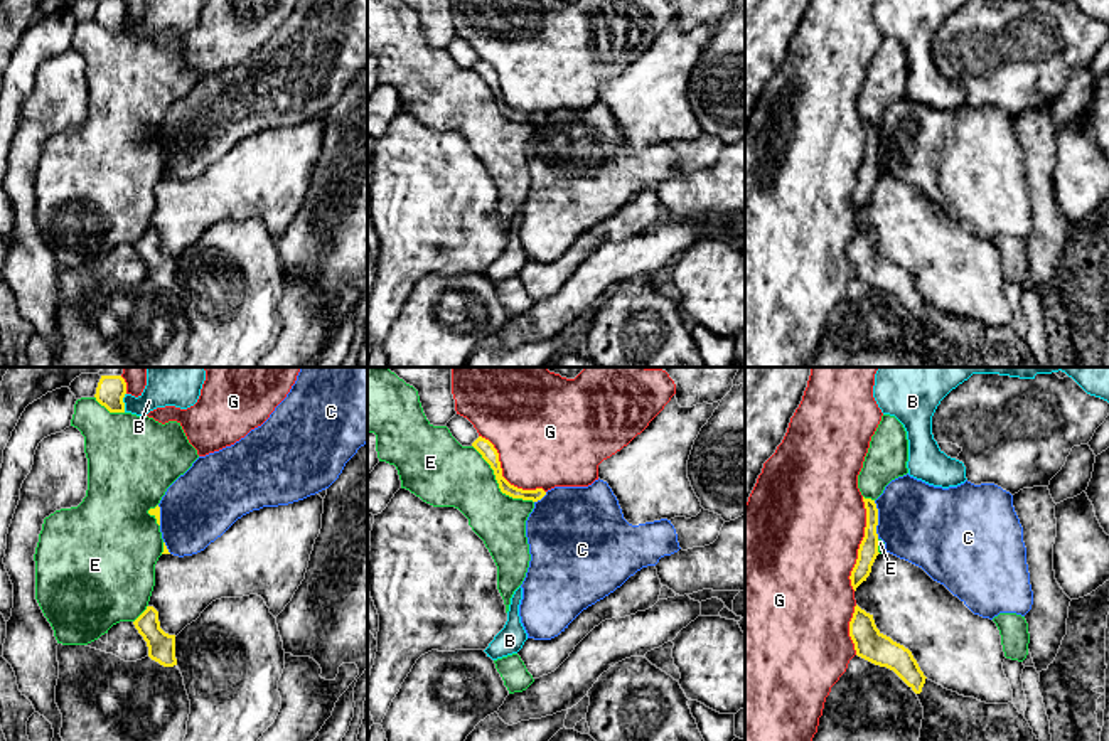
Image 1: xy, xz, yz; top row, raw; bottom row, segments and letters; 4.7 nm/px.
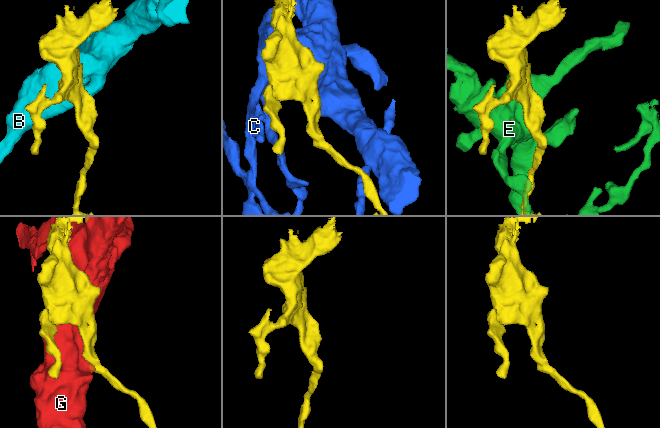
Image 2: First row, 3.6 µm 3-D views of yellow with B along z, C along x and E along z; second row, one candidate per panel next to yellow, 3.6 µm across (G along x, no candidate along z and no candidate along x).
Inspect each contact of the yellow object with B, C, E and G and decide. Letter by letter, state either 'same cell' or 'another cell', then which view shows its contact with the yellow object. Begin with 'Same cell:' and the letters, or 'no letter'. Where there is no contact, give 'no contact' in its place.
Same cell: G
B: another cell; contact in xy
C: another cell; contact in yz
E: another cell; contact in xz
G: same cell; contact in yz

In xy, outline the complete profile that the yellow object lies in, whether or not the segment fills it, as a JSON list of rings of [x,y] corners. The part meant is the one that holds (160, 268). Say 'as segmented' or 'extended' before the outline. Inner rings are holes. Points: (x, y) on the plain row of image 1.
as segmented; [[[147,229],[147,232],[133,244],[133,248],[147,264],[148,280],[152,283],[163,290],[177,288],[175,258],[169,258],[160,251],[158,234],[153,229]]]

